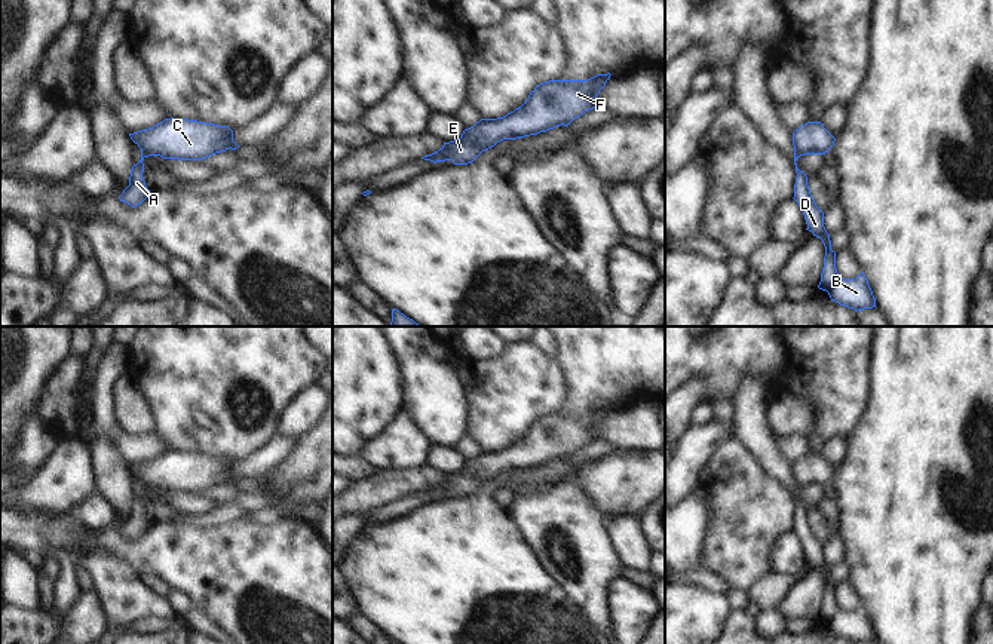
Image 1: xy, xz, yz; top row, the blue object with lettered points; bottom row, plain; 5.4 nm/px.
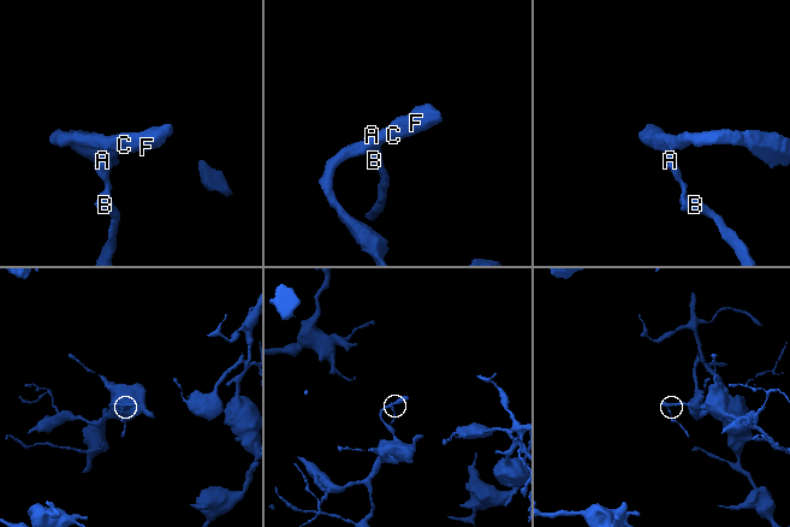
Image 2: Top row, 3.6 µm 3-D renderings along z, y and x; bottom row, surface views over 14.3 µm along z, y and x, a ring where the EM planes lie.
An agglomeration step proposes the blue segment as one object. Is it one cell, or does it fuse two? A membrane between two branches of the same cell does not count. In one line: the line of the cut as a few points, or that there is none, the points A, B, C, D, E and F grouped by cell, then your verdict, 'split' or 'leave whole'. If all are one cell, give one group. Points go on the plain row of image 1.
cut in xy along (141, 482), (147, 488); A B D / C E F; split

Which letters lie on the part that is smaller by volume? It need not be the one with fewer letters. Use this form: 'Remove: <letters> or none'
Remove: A, B, D

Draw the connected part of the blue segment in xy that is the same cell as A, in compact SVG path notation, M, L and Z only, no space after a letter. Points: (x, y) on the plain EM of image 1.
M141 484L141 493L137 497L134 497L131 502L129 518L119 528L120 534L125 534L132 540L141 537L148 528L151 528L142 510L142 505L144 505L142 493L145 490L147 487Z

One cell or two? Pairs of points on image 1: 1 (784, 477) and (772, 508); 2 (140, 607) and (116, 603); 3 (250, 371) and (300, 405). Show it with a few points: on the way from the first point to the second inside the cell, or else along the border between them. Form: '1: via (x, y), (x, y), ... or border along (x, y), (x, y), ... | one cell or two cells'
1: border along (756, 459), (769, 475), (777, 478), (793, 494) | two cells
2: via (134, 607), (122, 604) | one cell
3: border along (315, 383), (287, 404), (278, 432) | two cells

